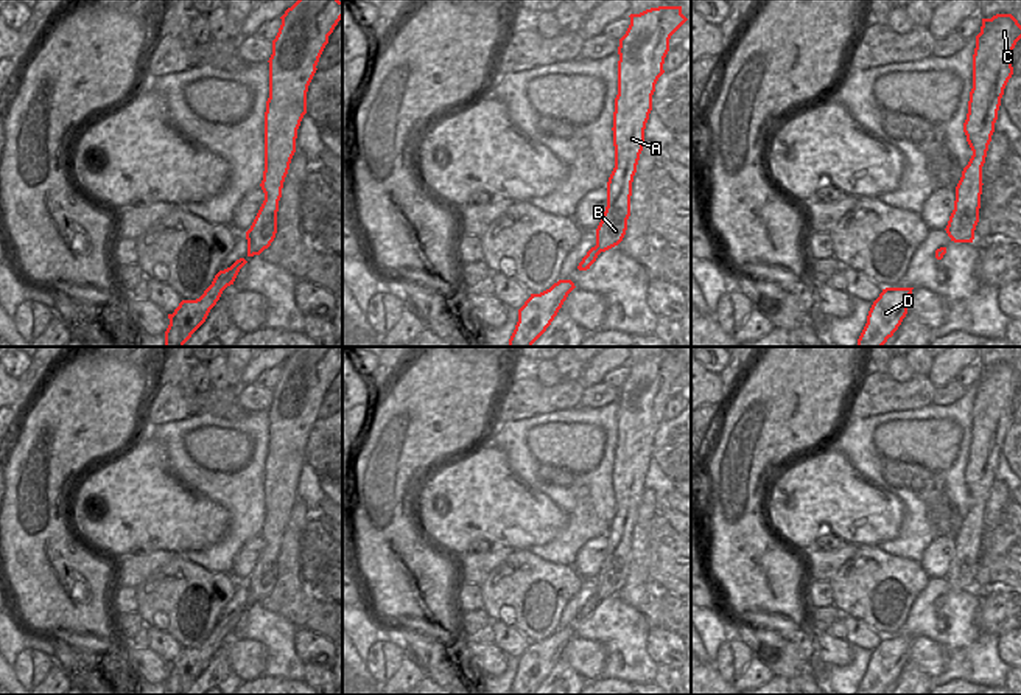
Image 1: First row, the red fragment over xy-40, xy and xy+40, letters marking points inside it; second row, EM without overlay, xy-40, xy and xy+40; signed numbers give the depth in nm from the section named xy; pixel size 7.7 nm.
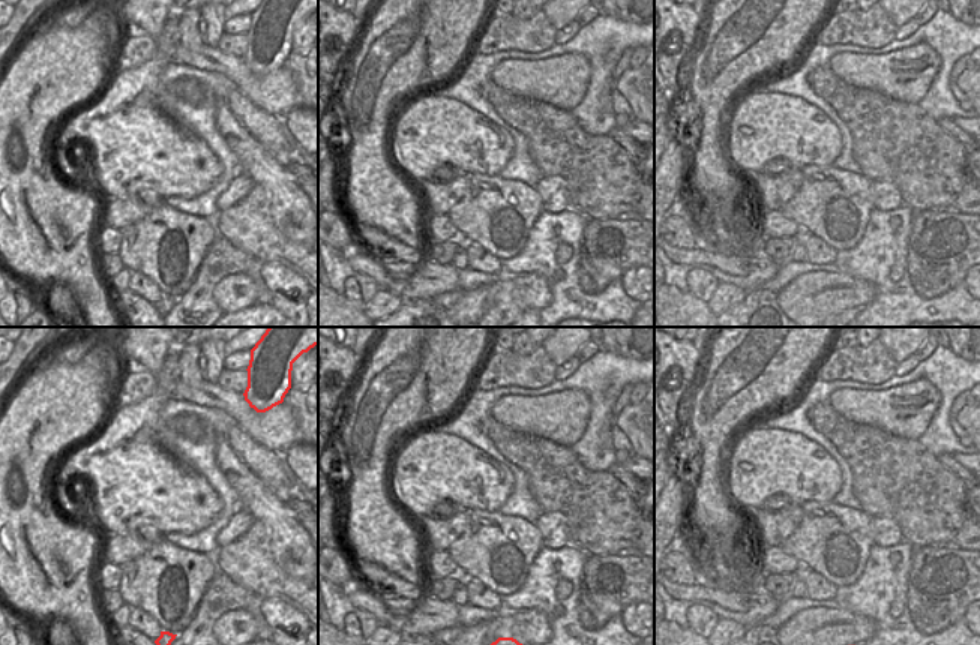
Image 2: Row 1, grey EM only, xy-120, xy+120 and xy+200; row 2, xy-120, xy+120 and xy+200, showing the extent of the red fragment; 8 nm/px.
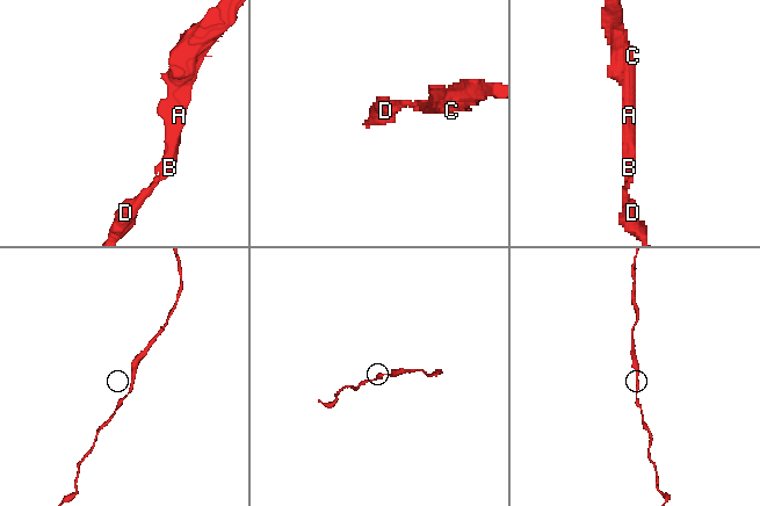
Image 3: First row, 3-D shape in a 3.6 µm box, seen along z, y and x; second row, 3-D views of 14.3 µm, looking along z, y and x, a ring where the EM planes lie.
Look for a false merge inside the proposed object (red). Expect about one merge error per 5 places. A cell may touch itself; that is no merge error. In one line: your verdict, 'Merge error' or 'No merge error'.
No merge error.

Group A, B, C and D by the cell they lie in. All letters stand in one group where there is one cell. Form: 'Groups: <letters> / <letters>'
Groups: A B C D.

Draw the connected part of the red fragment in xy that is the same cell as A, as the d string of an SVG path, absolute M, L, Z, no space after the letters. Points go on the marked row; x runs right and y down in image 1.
M682 6L630 14L618 47L618 95L613 112L615 168L607 182L607 207L596 229L596 246L579 263L587 271L601 252L618 246L630 216L632 182L644 145L652 95L669 51L671 36L688 20Z

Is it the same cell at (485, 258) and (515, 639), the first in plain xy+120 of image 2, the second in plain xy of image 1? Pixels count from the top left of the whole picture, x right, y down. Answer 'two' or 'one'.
one

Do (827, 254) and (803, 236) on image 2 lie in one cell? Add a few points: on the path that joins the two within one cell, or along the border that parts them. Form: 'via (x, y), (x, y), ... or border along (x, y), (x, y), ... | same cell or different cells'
via (821, 252), (809, 242) | same cell

